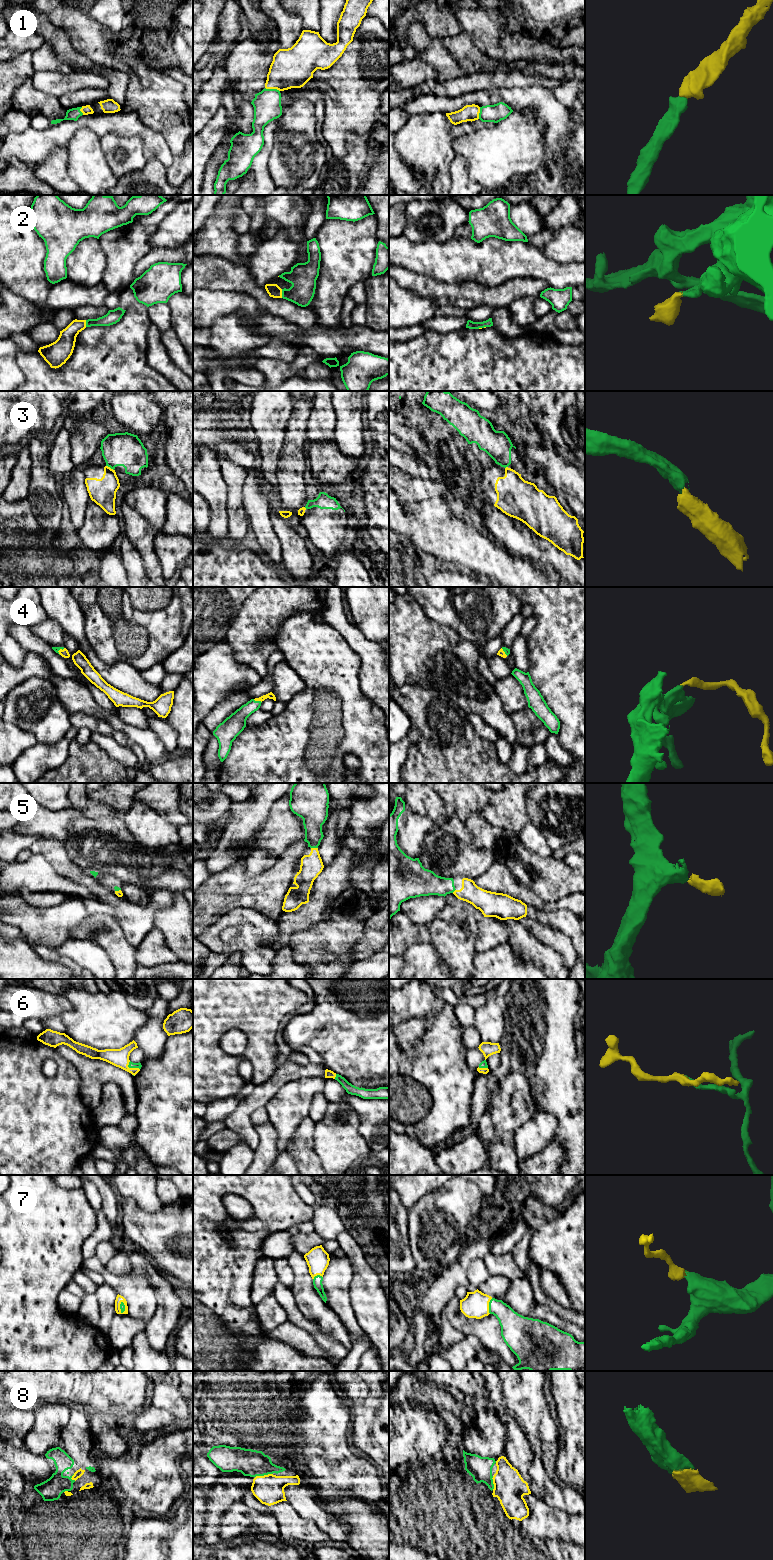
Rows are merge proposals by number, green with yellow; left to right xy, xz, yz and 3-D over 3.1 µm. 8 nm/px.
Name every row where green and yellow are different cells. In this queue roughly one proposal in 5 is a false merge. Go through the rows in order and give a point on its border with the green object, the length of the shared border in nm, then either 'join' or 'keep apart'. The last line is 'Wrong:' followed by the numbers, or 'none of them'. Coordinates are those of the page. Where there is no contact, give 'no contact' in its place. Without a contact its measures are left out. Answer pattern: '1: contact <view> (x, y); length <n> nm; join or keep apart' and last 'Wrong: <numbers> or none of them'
1: contact xz (272, 89); length 120 nm; join
2: contact xz (282, 293); length 70 nm; join
3: contact xy (110, 467); length 80 nm; keep apart
4: contact xz (257, 701); length 80 nm; join
5: contact xz (314, 847); length 60 nm; join
6: contact xy (132, 1067); length 110 nm; join
7: contact yz (489, 1306); length 130 nm; join
8: contact xz (263, 1475); length 150 nm; join
Wrong: 3

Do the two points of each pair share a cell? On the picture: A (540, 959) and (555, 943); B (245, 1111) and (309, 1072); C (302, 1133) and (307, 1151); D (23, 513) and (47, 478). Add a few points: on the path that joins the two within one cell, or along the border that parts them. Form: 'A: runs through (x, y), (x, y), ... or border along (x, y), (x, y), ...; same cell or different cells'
A: border along (531, 934), (554, 949), (560, 955), (565, 966); different cells
B: runs through (261, 1095), (283, 1074), (293, 1072); same cell
C: runs through (302, 1137), (303, 1147); same cell
D: border along (26, 498), (39, 524); different cells

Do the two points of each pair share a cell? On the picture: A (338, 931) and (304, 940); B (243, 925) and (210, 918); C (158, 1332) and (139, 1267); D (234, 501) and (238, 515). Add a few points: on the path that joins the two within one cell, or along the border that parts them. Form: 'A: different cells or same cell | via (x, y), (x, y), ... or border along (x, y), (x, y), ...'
A: same cell | via (330, 938), (326, 940), (312, 940)
B: different cells | border along (228, 911), (203, 931)
C: same cell | via (163, 1315), (163, 1288), (156, 1280)
D: same cell | via (234, 504), (236, 512)

